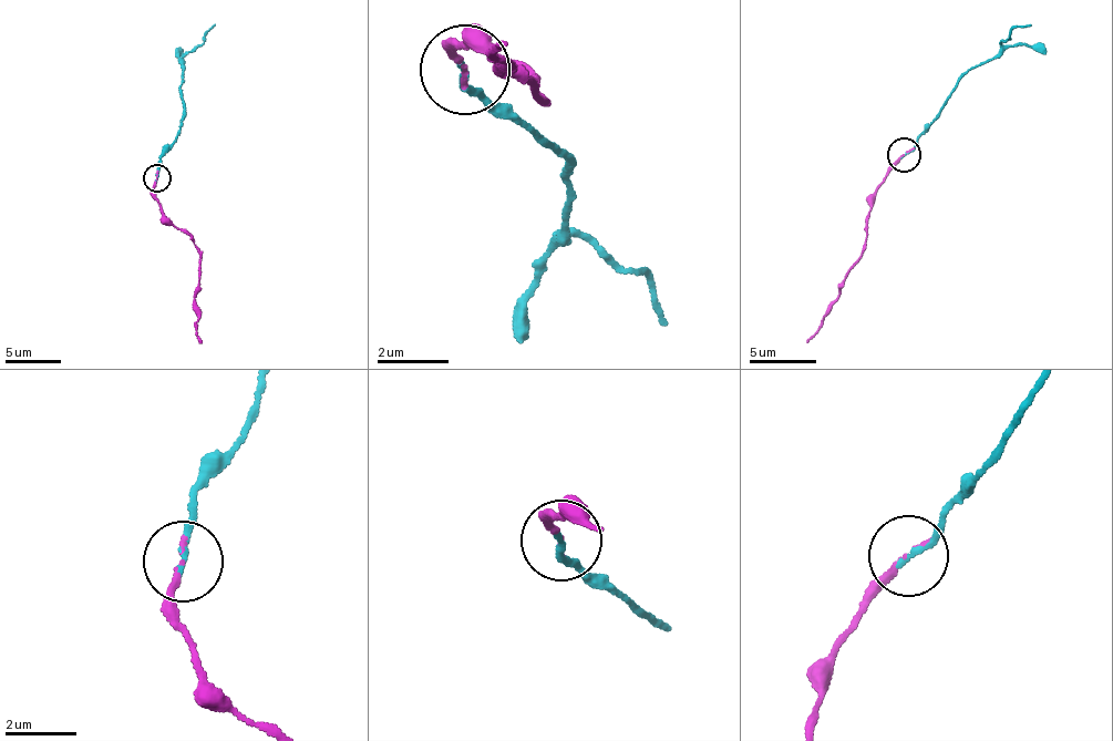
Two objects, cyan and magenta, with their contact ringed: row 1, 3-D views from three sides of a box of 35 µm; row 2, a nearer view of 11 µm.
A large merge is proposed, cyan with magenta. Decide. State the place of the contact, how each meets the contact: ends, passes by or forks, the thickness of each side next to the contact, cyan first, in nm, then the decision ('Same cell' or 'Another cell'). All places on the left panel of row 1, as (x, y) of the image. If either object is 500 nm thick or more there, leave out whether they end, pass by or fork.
Place: (157, 178). At the ring cyan ends. At the ring magenta ends. Thickness 180 nm (cyan) against 150 nm. Another cell

